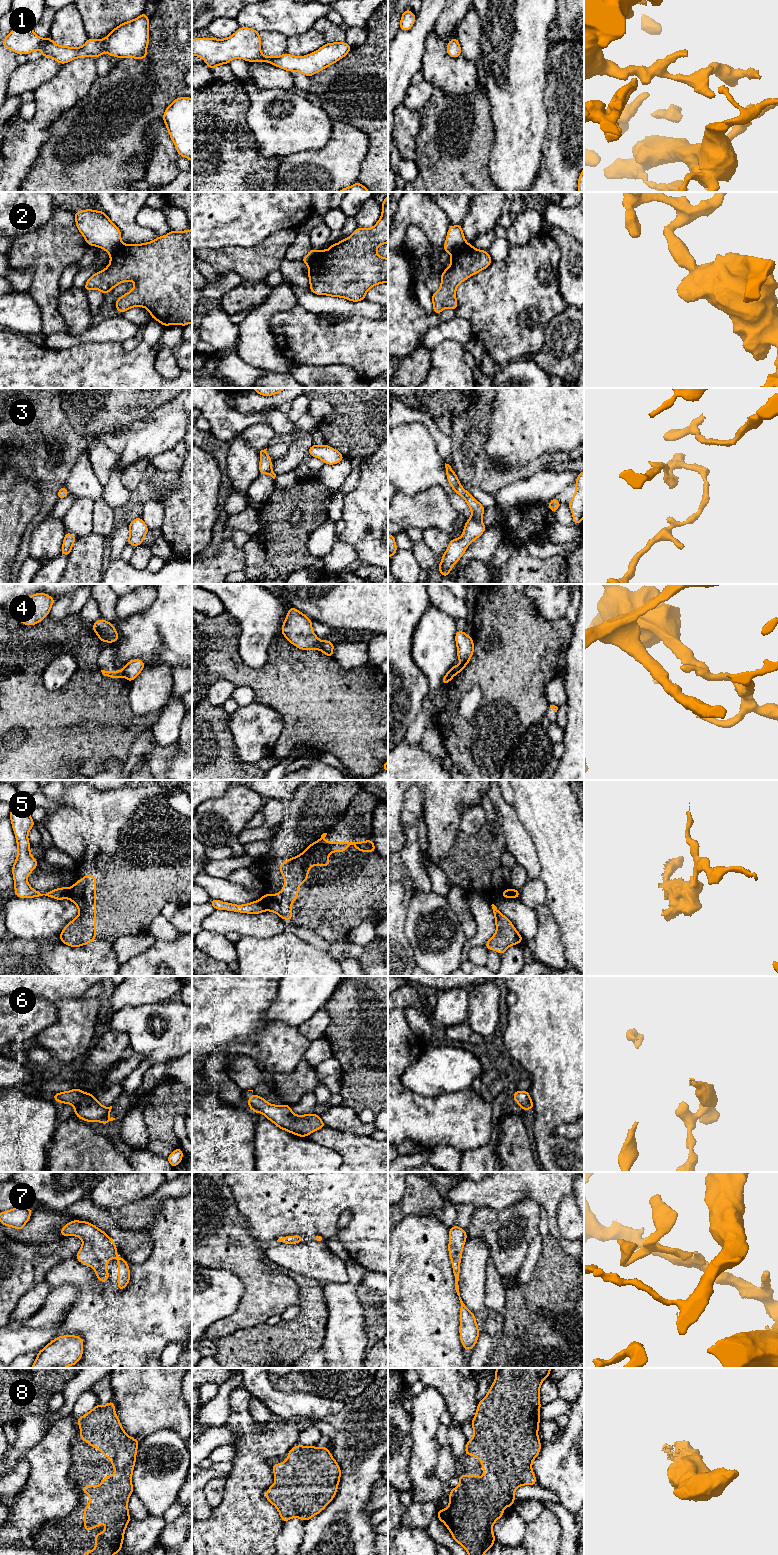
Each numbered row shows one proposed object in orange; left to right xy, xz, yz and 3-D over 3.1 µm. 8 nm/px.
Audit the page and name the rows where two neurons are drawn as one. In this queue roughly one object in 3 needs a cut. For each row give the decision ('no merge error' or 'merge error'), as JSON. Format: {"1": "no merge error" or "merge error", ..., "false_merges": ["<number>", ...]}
{"1": "no merge error", "2": "merge error", "3": "no merge error", "4": "merge error", "5": "merge error", "6": "no merge error", "7": "no merge error", "8": "no merge error", "false_merges": ["2", "4", "5"]}

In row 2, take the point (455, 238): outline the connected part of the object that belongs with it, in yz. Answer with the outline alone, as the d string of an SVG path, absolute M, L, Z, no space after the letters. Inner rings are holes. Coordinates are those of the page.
M450 225L447 232L446 241L444 243L444 251L452 254L466 243L465 236L462 231L462 225Z

